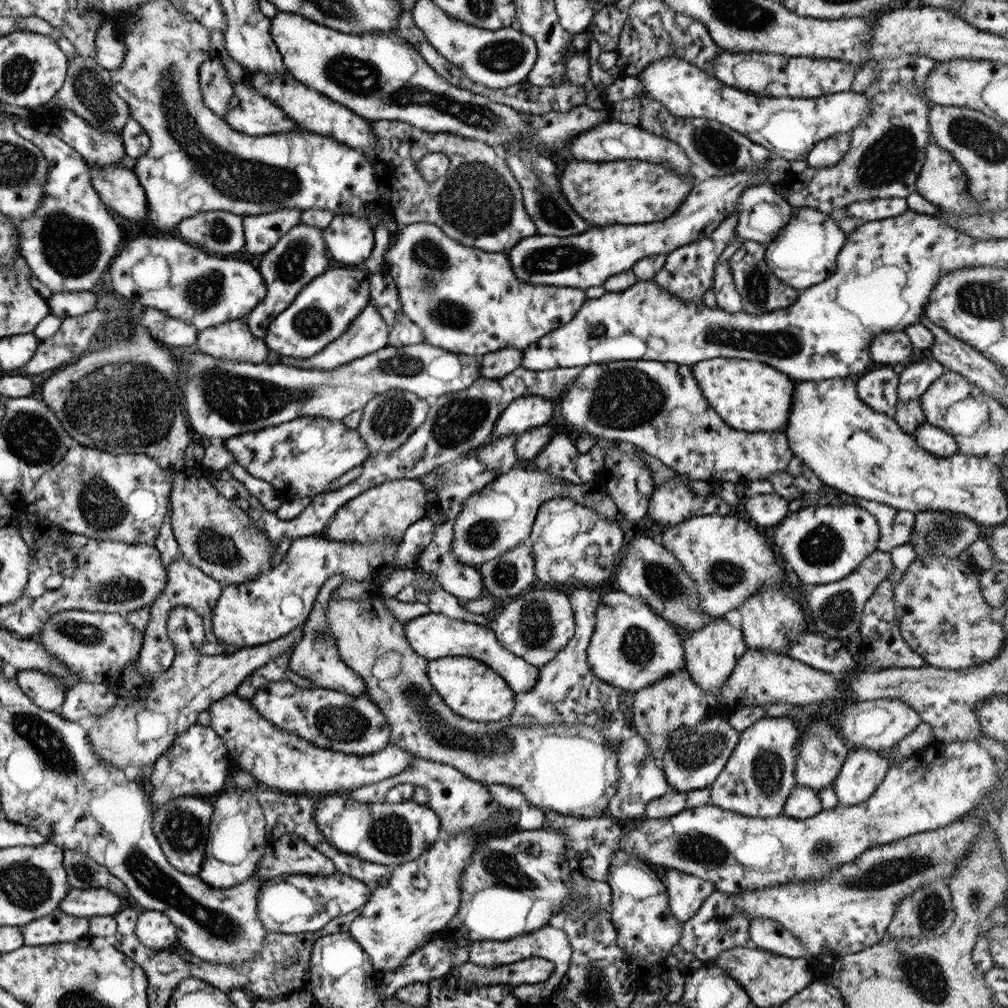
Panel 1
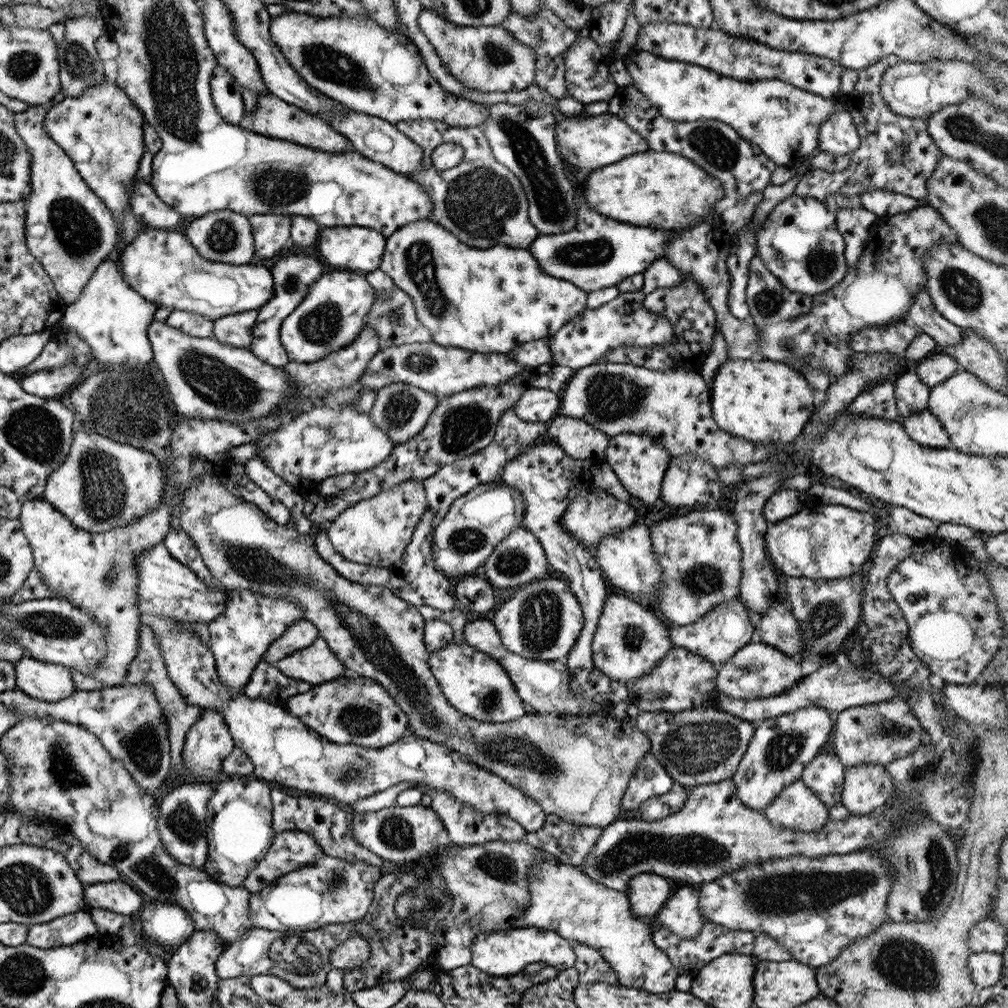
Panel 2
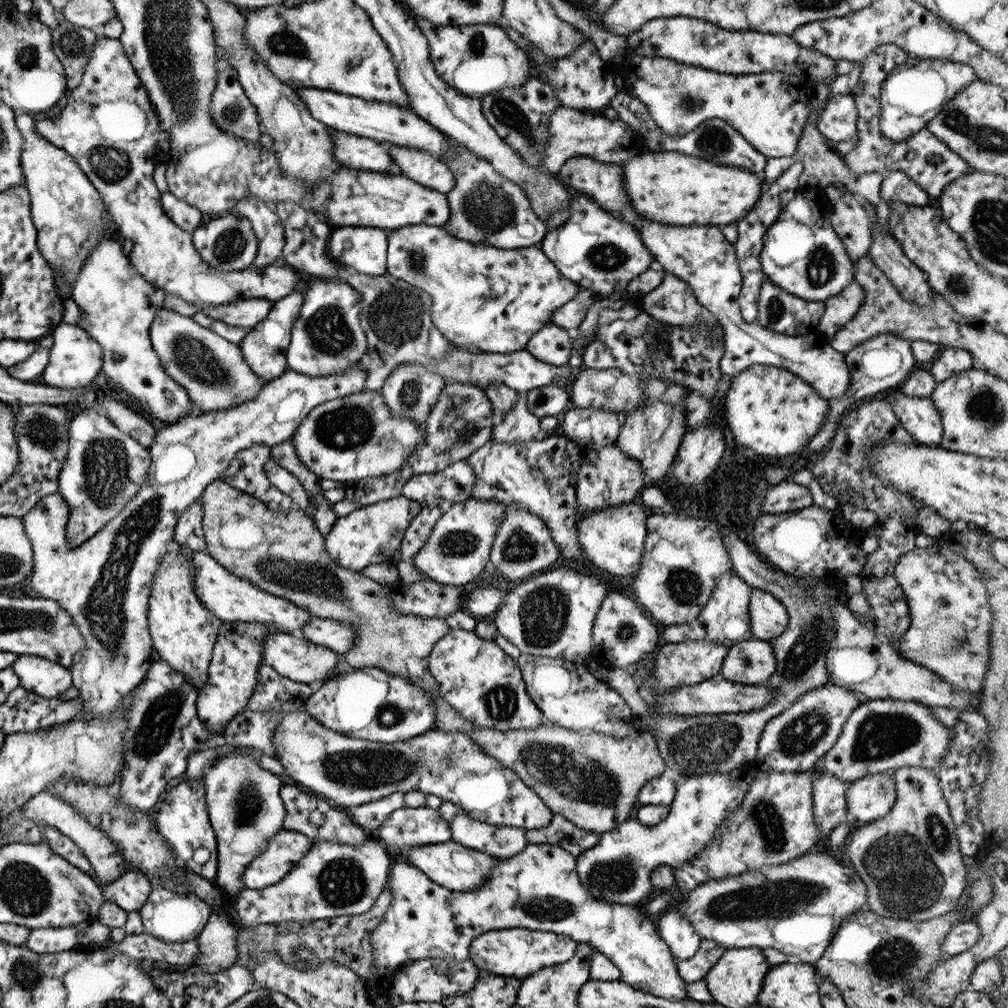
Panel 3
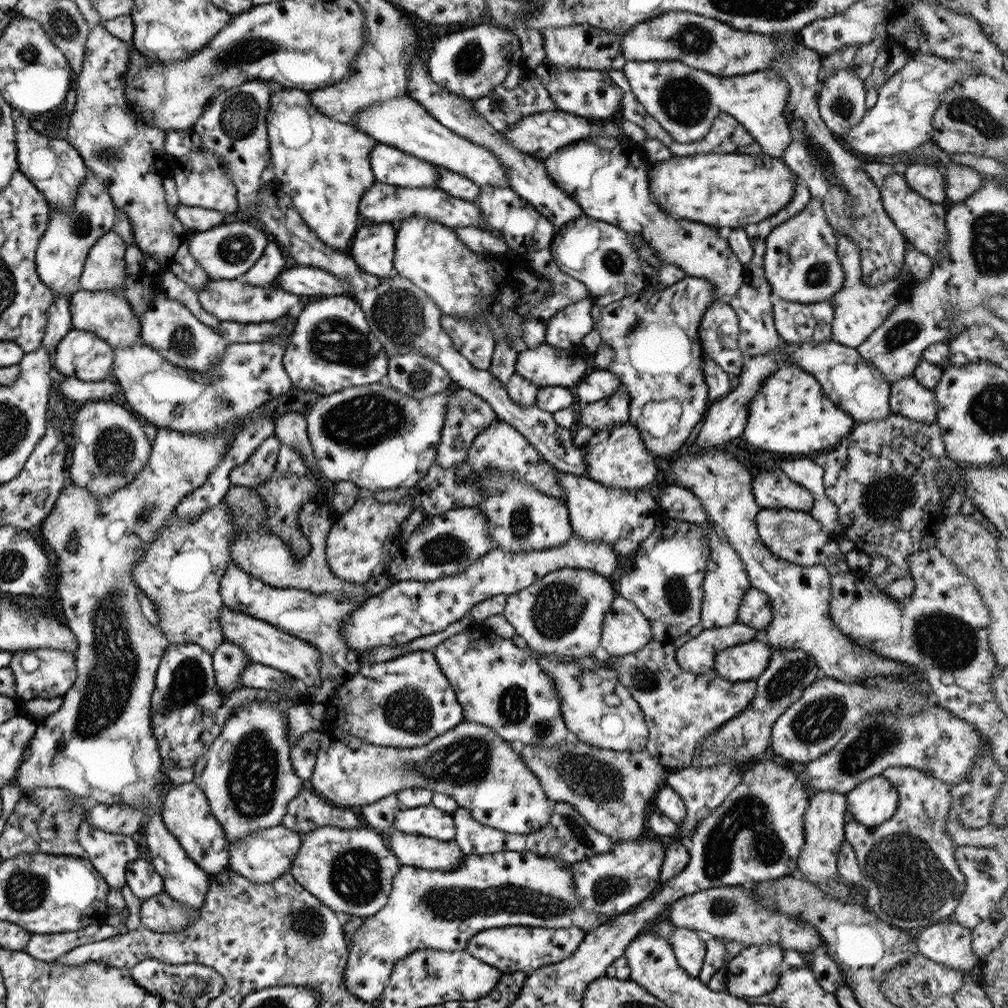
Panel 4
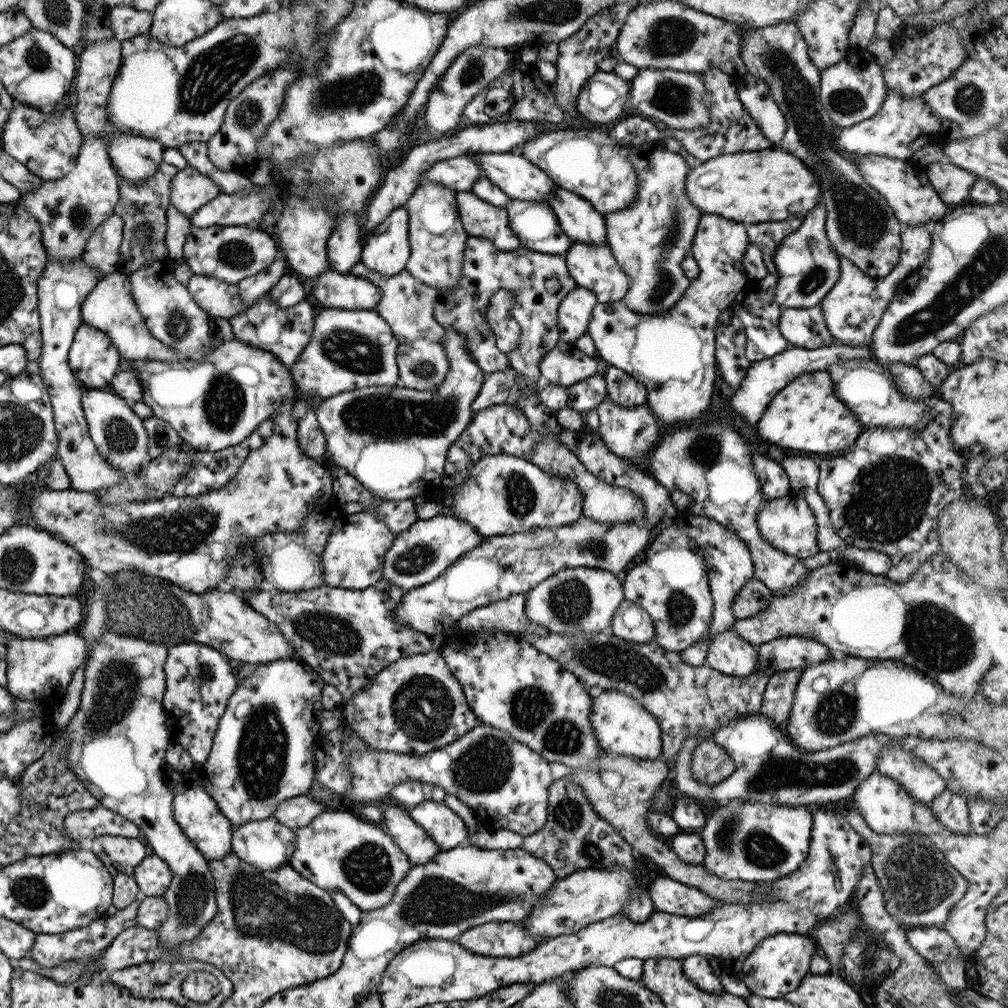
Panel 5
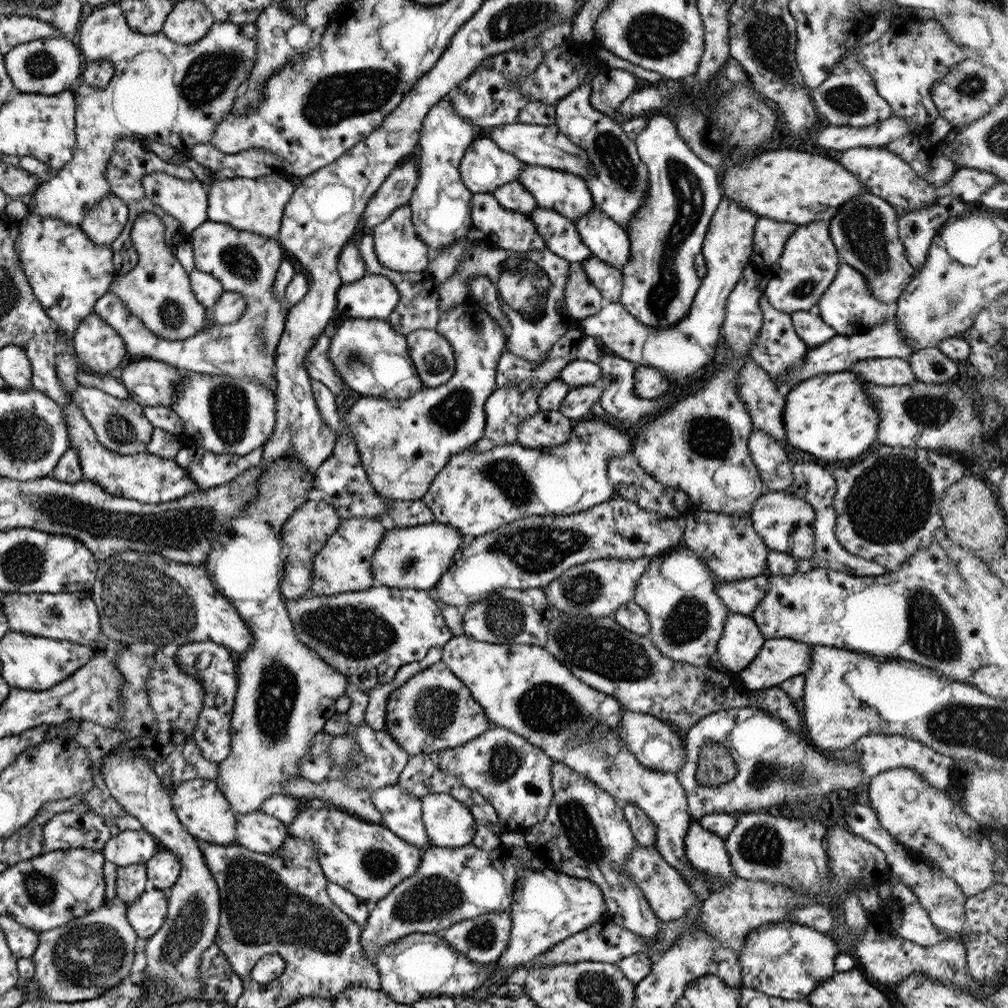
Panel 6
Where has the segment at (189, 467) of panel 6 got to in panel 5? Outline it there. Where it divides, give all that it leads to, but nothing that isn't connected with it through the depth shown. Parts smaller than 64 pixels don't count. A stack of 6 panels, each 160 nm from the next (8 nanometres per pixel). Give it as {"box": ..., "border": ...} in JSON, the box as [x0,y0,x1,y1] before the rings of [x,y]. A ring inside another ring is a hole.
{"box":[171,416,273,496],"border":[[[273,416],[263,420],[263,422],[255,428],[249,436],[246,436],[239,444],[231,445],[227,448],[219,449],[215,452],[199,452],[194,451],[191,468],[181,480],[178,480],[172,487],[171,494],[173,496],[199,496],[209,490],[217,490],[227,484],[235,473],[238,471],[239,465],[247,458],[251,451],[257,450],[271,436],[273,432]]]}

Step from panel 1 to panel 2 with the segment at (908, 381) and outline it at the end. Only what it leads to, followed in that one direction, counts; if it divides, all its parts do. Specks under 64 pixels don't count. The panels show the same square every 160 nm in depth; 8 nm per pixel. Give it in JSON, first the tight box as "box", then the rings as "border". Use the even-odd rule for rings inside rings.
{"box":[913,350,959,389],"border":[[[937,350],[924,360],[917,362],[913,372],[917,375],[919,382],[930,389],[959,369],[953,356]]]}

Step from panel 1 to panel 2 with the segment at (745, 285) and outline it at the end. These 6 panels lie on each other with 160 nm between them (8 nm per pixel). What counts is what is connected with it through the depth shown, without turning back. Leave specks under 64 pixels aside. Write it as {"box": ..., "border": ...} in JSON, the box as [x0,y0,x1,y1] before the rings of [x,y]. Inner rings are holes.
{"box":[745,252,811,326],"border":[[[756,252],[750,258],[748,264],[745,292],[745,304],[749,309],[748,315],[751,316],[755,325],[765,326],[766,324],[775,324],[776,322],[795,318],[809,312],[809,308],[811,308],[811,297],[800,292],[787,290],[779,282],[779,279],[764,267]]]}

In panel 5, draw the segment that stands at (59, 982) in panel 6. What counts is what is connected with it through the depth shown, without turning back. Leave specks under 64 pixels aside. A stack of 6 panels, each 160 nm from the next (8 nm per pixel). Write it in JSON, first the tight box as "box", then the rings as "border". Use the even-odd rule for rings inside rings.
{"box":[28,894,143,981],"border":[[[138,894],[131,904],[128,904],[121,910],[117,909],[114,915],[106,915],[98,918],[87,926],[74,928],[73,930],[61,933],[35,935],[34,943],[30,948],[28,957],[33,959],[44,969],[51,968],[65,961],[77,961],[79,964],[87,962],[87,964],[89,964],[87,965],[87,969],[84,969],[82,976],[79,976],[79,979],[83,979],[84,981],[92,979],[93,975],[102,974],[101,970],[93,967],[93,959],[98,957],[98,954],[119,934],[119,932],[123,932],[126,928],[136,926],[136,910],[142,899],[143,896]]]}

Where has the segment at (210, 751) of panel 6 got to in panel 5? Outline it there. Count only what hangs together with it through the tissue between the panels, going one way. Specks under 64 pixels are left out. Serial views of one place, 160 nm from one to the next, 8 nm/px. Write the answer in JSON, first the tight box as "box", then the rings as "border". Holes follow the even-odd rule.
{"box":[163,641,237,764],"border":[[[187,641],[169,647],[163,665],[165,692],[163,710],[169,742],[179,744],[191,758],[192,764],[200,764],[207,758],[212,738],[228,699],[237,683],[228,658],[207,645]]]}

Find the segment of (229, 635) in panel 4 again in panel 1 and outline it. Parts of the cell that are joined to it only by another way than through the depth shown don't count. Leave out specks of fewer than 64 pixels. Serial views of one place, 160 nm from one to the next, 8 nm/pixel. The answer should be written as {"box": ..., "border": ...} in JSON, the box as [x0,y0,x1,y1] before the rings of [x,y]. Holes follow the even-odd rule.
{"box":[288,574,366,697],"border":[[[335,574],[329,580],[325,580],[320,587],[313,607],[300,627],[303,636],[297,645],[291,648],[288,665],[295,674],[310,680],[318,688],[341,692],[349,697],[359,697],[366,692],[363,679],[339,658],[336,642],[331,638],[329,628],[325,624],[327,601],[331,596],[331,590],[335,590],[343,582],[349,580],[343,579],[343,575]]]}

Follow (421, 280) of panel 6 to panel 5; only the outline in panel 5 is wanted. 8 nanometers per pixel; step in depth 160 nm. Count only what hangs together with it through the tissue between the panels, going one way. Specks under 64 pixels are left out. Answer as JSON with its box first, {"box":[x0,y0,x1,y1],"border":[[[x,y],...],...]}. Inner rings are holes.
{"box":[347,262,445,345],"border":[[[359,262],[354,264],[347,272],[363,280],[368,280],[378,288],[380,299],[377,301],[374,310],[392,330],[392,335],[397,339],[398,344],[411,342],[416,338],[426,338],[431,342],[439,342],[443,345],[445,330],[435,320],[433,314],[434,302],[438,296],[435,288],[419,282],[405,270],[393,276],[387,276],[373,272]]]}

